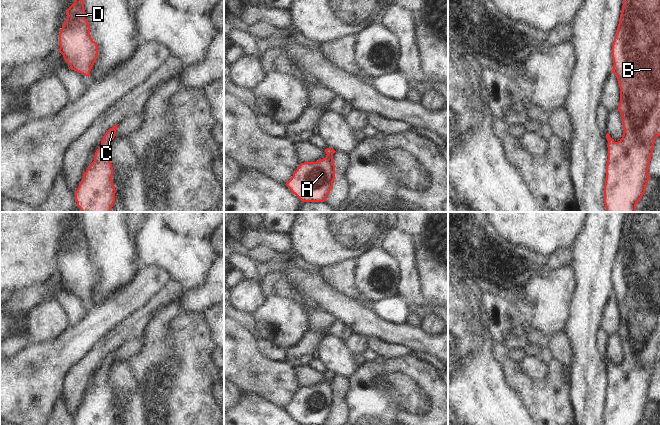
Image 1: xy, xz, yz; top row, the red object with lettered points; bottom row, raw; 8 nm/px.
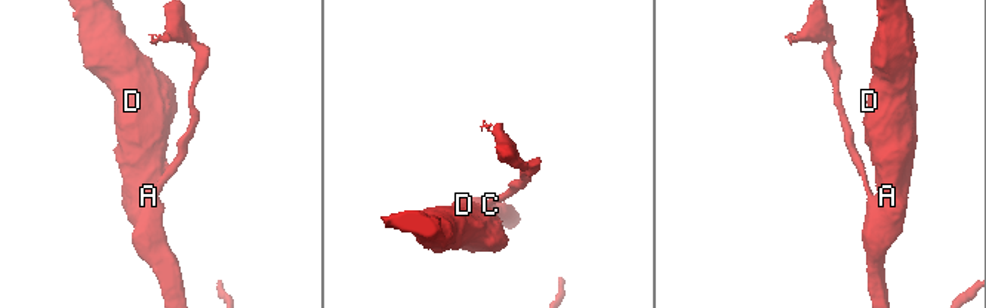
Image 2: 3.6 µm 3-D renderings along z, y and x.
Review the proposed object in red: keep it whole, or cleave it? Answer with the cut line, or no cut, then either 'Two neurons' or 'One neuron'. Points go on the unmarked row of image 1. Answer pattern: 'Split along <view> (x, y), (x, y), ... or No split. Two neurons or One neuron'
No split. One neuron

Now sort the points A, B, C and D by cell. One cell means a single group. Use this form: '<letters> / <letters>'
A B C D

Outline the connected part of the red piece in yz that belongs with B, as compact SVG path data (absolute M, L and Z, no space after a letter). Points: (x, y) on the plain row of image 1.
M627 212L625 214L619 248L612 268L612 283L614 287L612 297L616 299L620 311L620 327L618 329L618 335L622 341L624 355L622 362L618 366L615 366L610 361L609 357L606 358L608 365L608 383L604 409L604 425L640 425L650 403L648 392L653 377L654 366L656 362L660 360L660 212Z

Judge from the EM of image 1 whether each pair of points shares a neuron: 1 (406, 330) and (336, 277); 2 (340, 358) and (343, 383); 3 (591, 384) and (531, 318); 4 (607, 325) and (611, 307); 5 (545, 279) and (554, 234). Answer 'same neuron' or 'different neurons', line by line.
1: different neurons
2: different neurons
3: different neurons
4: same neuron
5: different neurons

